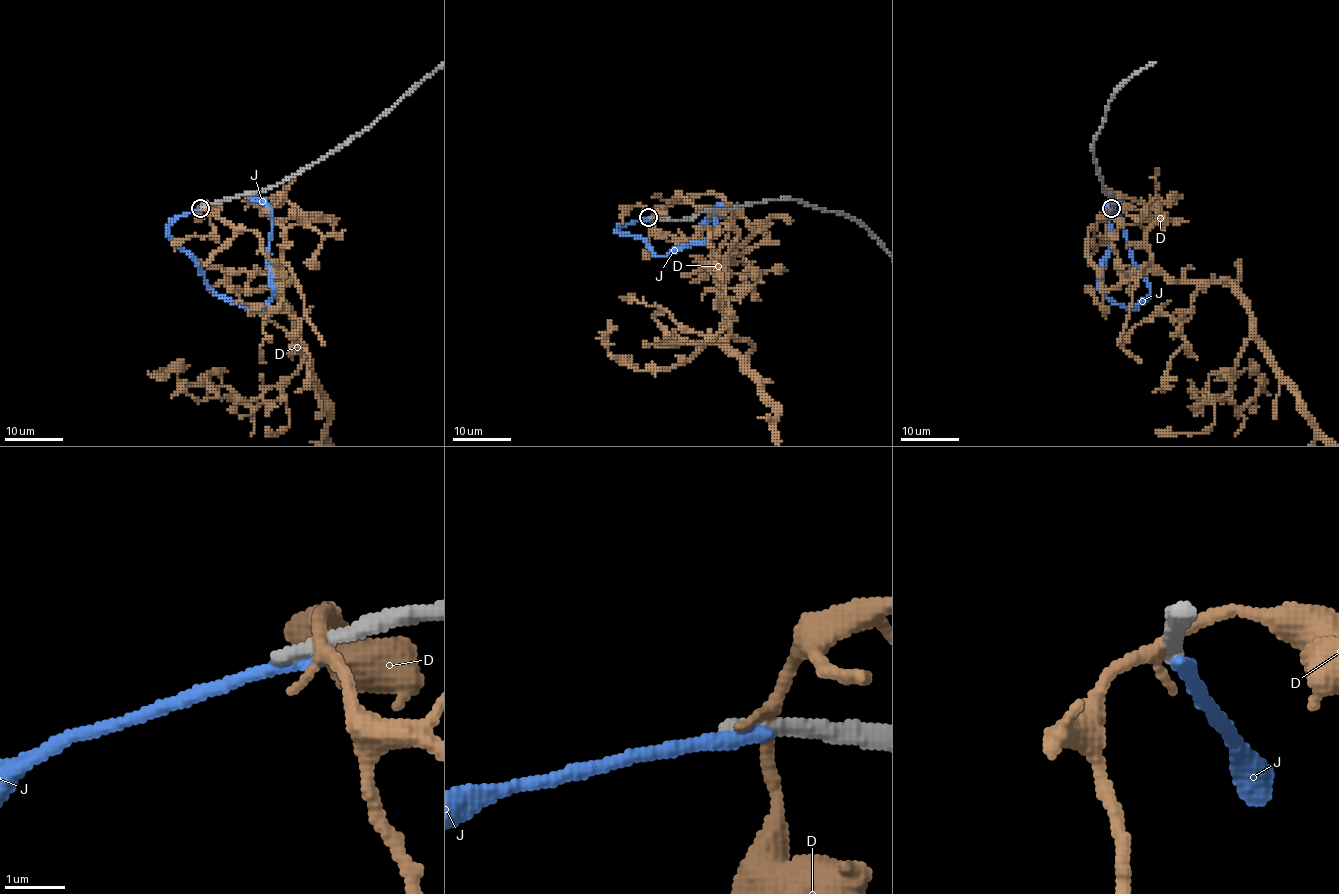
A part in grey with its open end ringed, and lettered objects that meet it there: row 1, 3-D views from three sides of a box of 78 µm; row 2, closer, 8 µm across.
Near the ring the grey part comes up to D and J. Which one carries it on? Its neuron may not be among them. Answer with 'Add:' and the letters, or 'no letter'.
Add: no letter

